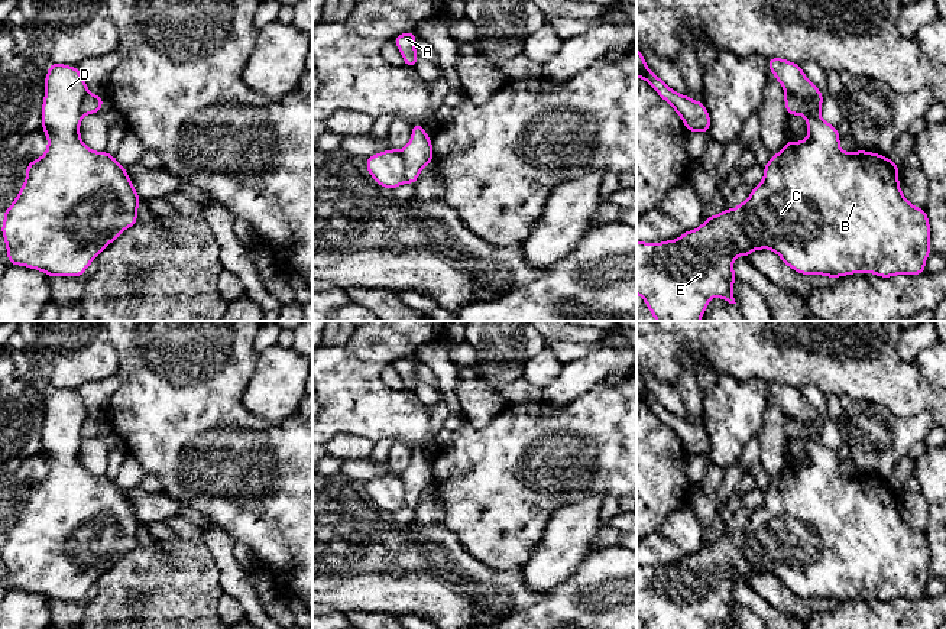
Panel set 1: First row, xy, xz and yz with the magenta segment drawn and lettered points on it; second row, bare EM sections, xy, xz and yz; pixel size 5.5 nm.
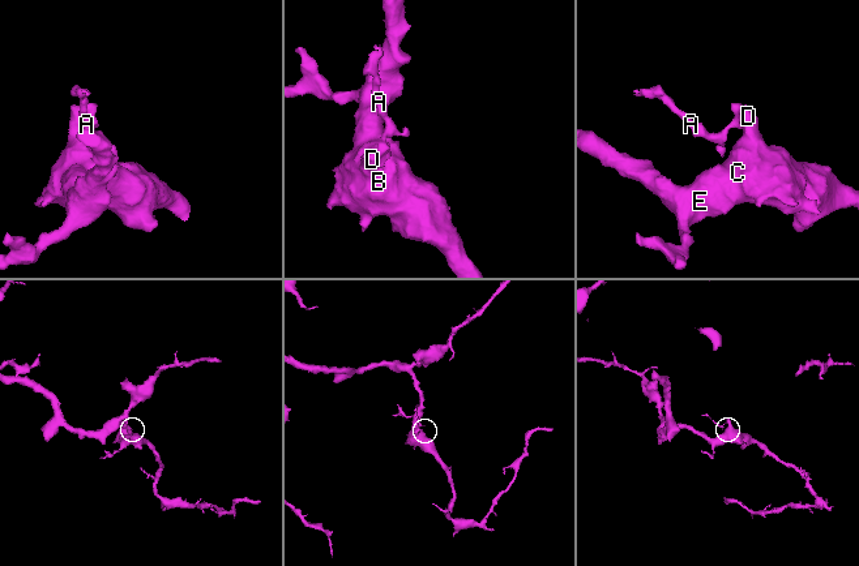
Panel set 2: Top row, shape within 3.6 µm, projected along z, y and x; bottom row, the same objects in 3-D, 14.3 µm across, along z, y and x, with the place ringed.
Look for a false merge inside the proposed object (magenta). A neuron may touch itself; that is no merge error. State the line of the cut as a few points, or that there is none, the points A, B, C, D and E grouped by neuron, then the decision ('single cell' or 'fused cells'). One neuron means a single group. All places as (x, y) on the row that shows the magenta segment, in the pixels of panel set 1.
cut in yz along (786, 91), (807, 101), (822, 99); A / B C D E; fused cells

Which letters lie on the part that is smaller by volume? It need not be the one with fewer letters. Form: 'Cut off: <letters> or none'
Cut off: A

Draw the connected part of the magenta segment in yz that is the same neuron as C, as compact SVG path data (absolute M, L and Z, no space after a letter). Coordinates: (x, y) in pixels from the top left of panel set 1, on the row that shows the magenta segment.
M804 113L809 137L787 140L783 150L771 155L764 166L764 179L752 188L749 198L733 210L710 215L703 224L684 231L677 240L658 244L636 240L636 294L645 301L657 321L700 321L712 296L736 304L732 285L738 281L733 260L759 249L771 249L796 272L839 278L868 272L881 278L923 275L930 250L930 224L924 208L911 205L898 182L898 165L878 153L840 149L838 127L826 123L820 113Z

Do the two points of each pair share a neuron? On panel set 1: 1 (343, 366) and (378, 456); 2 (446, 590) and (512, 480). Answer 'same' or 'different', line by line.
1: different
2: different

